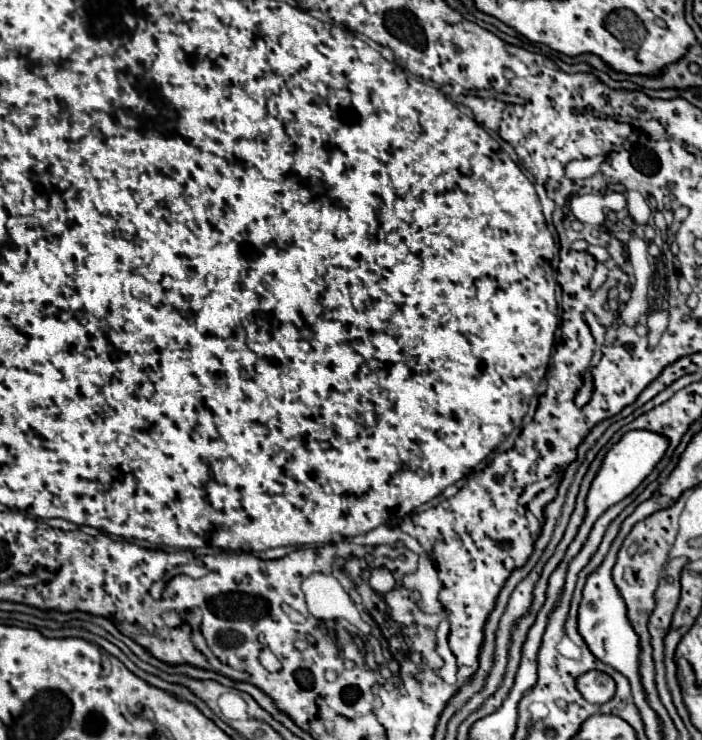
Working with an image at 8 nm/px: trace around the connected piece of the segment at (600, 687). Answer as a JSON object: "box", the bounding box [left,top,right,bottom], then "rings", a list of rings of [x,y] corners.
{"box":[577,670,615,704],"rings":[[[591,670],[577,680],[577,688],[585,700],[593,704],[605,704],[615,696],[615,680],[599,670]]]}

